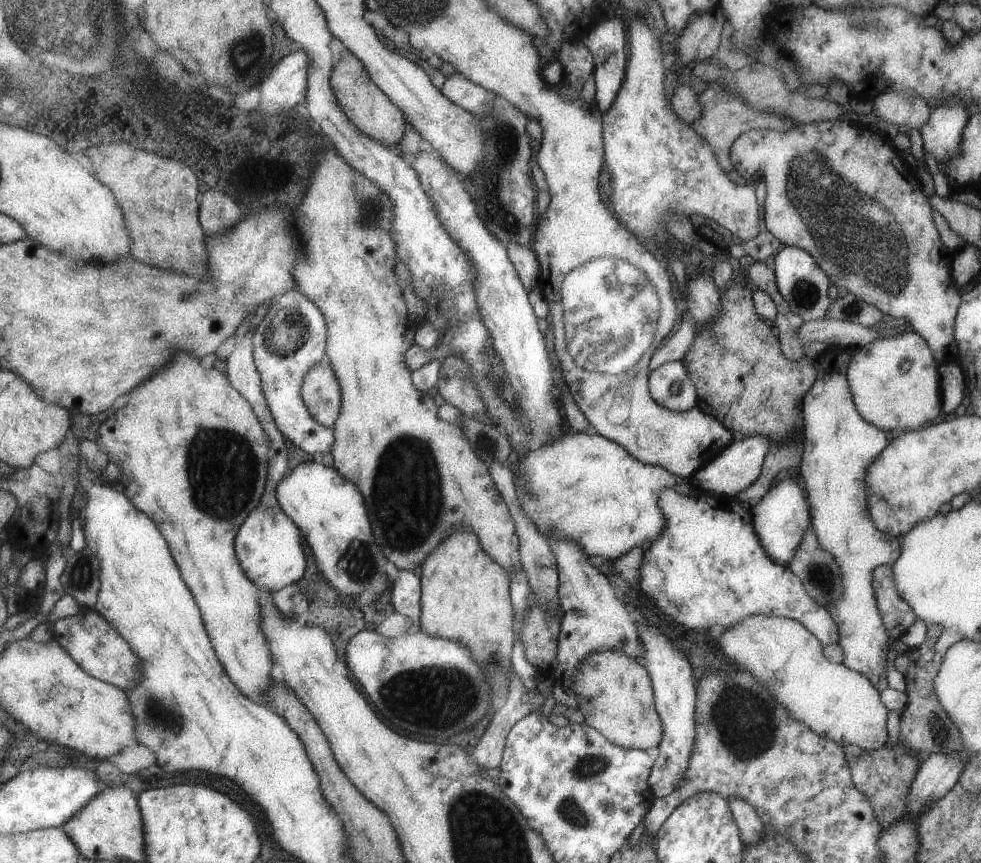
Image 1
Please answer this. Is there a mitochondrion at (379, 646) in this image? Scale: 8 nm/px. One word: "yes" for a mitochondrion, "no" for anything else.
no

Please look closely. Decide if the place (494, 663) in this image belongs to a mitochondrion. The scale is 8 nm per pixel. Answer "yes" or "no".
yes

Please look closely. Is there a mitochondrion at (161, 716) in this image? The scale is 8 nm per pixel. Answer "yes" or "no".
yes

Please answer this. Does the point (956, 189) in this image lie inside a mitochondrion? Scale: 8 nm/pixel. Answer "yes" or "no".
no

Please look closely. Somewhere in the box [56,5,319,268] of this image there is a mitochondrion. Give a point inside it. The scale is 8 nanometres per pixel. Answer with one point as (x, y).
(247, 54)

